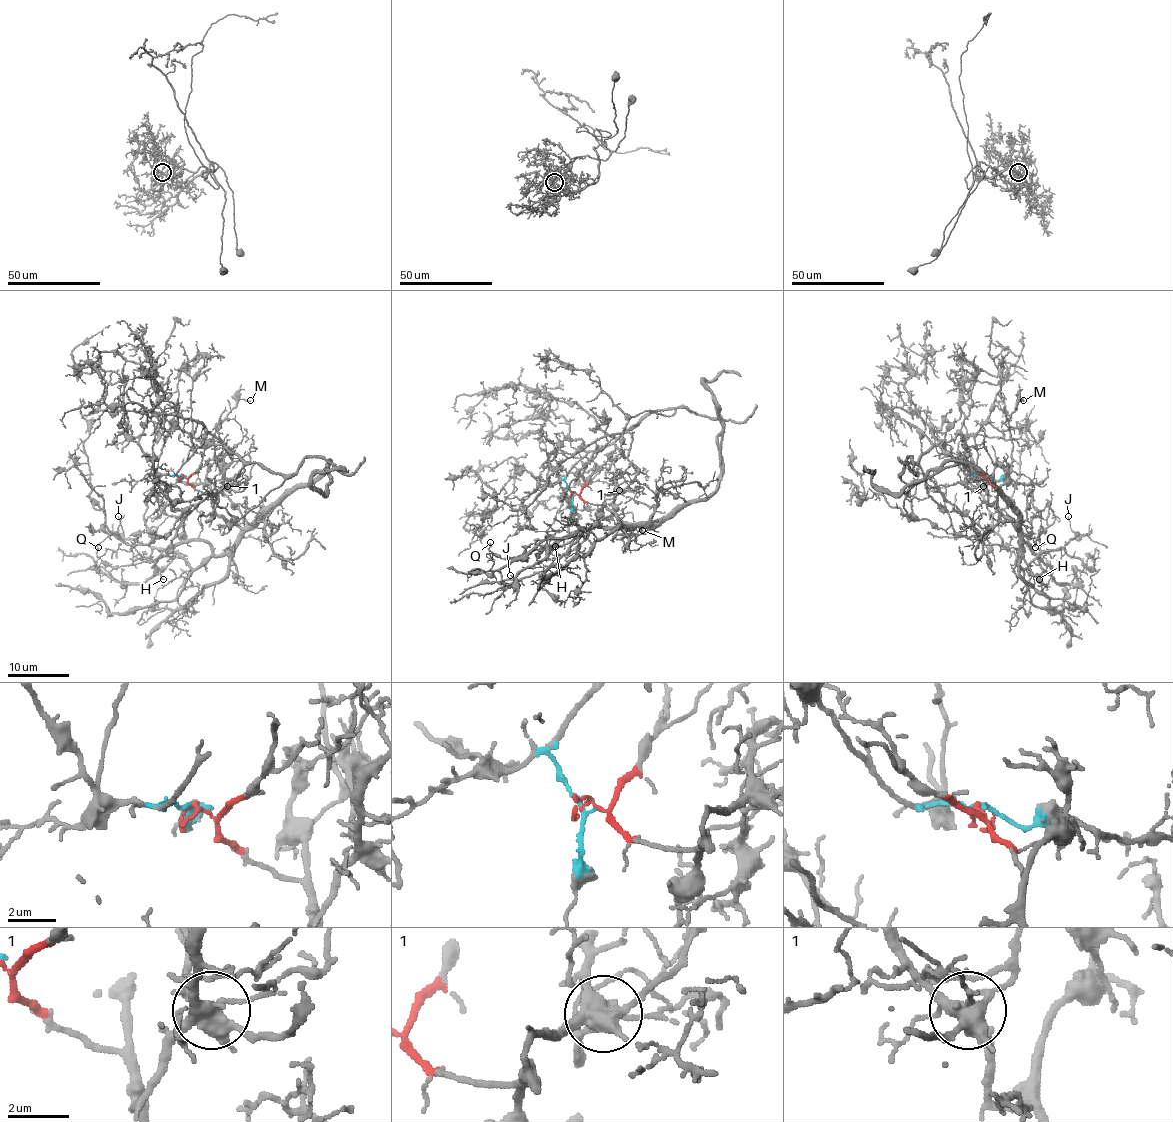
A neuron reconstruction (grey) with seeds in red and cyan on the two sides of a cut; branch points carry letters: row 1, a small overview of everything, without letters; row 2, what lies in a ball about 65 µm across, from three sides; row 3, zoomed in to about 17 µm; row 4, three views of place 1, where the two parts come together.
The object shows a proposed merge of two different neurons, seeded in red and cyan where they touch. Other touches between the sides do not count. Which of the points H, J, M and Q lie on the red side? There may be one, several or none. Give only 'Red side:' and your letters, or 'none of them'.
Red side: H, J, Q

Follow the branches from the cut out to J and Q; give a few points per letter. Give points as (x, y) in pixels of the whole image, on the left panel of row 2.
J: (181, 475), (240, 529), (240, 538), (228, 550), (192, 569), (177, 553), (124, 536), (118, 516)
Q: (181, 475), (240, 538), (218, 555), (203, 541), (183, 541), (120, 567), (106, 564), (98, 547)

